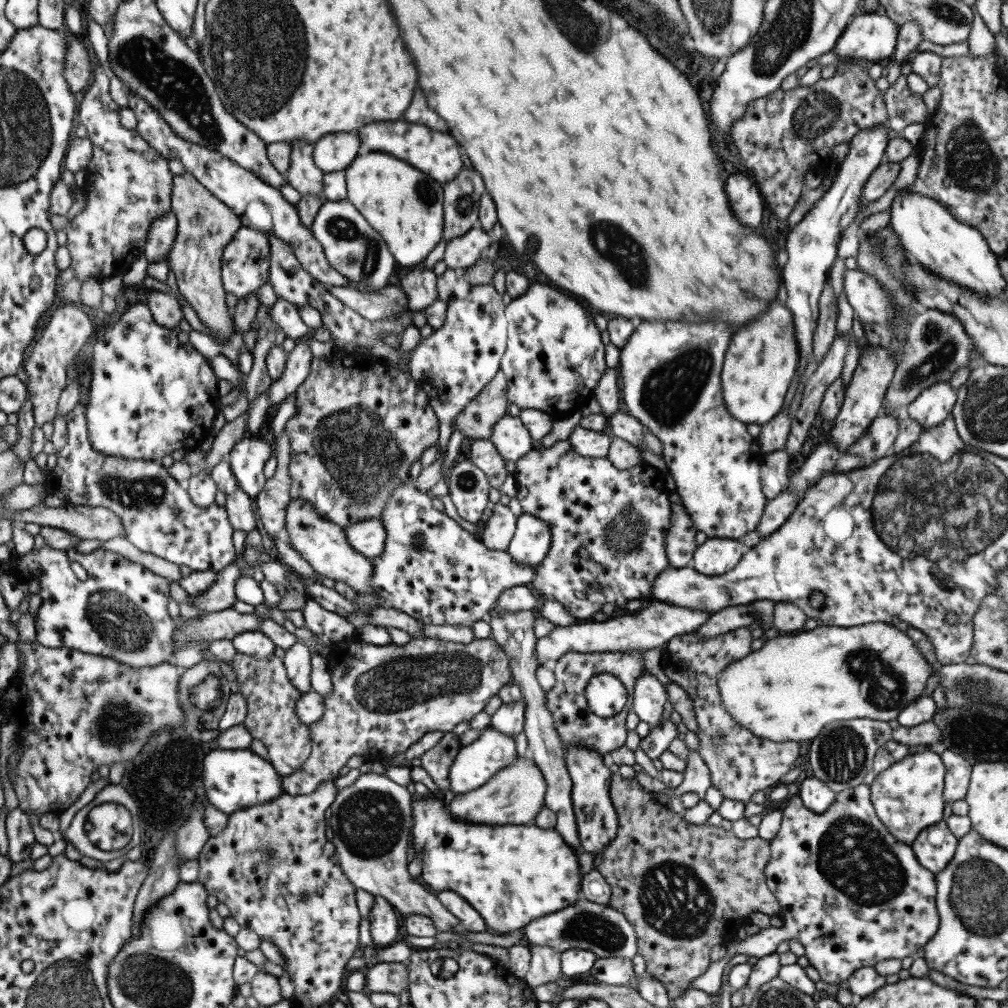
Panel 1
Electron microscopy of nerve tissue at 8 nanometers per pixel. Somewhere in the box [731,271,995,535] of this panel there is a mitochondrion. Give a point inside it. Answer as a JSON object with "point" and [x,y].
{"point":[943,346]}

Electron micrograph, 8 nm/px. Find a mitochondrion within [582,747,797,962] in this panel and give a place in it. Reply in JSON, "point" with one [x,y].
{"point":[676,901]}

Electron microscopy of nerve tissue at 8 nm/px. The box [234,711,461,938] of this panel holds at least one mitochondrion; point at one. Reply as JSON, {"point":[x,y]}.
{"point":[370,823]}

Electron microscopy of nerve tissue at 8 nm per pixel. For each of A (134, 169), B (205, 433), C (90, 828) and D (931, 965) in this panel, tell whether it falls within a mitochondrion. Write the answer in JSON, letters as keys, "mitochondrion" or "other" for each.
{"A":"other","B":"other","C":"mitochondrion","D":"other"}

